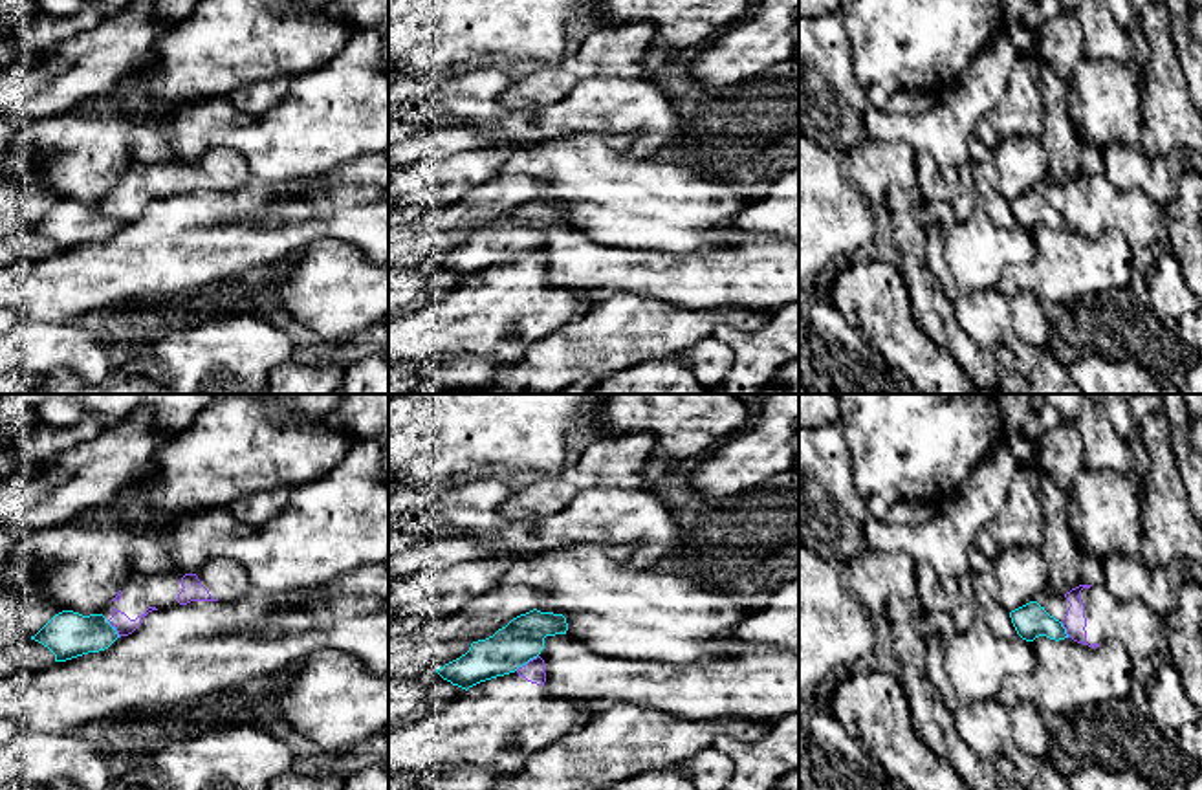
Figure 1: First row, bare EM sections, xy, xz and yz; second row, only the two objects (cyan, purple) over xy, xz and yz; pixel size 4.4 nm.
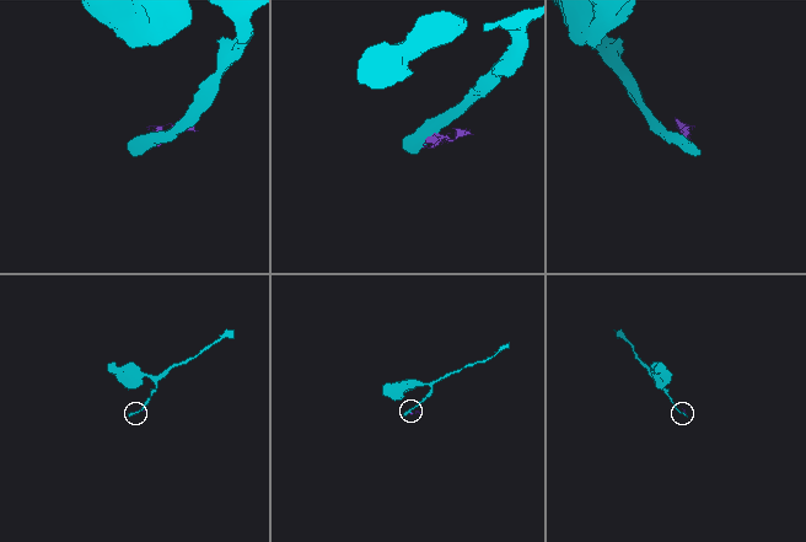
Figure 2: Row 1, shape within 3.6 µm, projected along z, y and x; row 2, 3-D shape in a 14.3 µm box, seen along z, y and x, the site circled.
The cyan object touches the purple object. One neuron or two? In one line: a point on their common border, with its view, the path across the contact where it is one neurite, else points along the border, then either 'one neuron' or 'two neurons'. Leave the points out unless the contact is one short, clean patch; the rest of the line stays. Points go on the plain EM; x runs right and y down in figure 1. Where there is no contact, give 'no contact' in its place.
contact xz (526, 252); border xz (537, 244), (515, 259); two neurons

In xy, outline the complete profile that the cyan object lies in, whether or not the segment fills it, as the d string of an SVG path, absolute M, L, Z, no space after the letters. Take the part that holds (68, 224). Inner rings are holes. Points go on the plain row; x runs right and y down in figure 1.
M73 200L55 203L31 229L66 251L88 242L108 238L119 227L115 216L103 203L82 205Z

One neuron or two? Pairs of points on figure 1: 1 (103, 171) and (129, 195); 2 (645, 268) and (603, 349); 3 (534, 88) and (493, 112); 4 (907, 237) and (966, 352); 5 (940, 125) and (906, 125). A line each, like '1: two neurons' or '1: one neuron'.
1: two neurons
2: two neurons
3: two neurons
4: one neuron
5: one neuron

